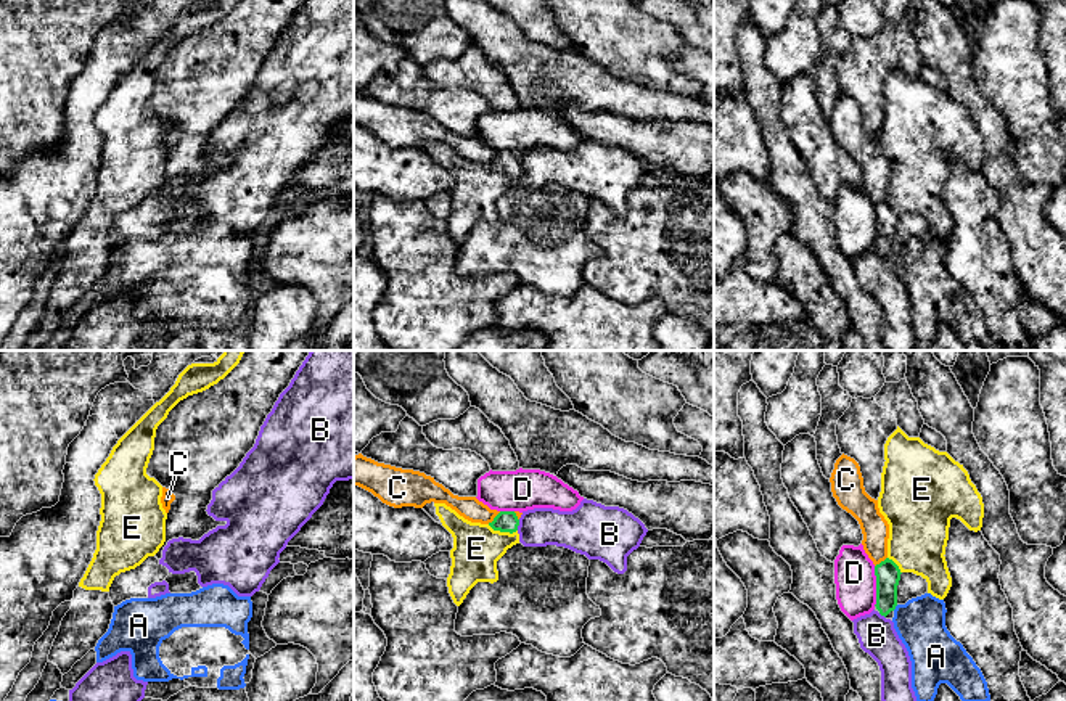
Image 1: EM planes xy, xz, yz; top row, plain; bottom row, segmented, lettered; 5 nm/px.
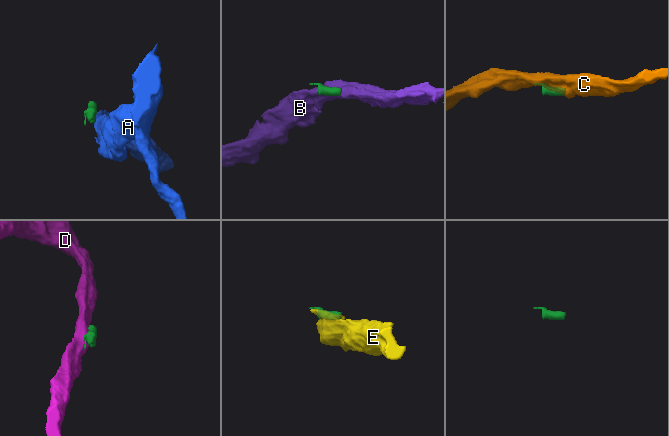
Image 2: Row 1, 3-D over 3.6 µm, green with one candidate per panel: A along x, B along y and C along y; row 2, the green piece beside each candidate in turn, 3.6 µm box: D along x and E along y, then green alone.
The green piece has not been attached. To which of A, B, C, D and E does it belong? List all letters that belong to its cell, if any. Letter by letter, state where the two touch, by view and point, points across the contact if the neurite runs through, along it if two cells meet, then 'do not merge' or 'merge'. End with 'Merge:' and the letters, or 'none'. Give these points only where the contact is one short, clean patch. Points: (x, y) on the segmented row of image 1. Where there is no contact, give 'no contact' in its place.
A: meets green in yz at (894, 608); border along yz (897, 605), (893, 610); do not merge
B: meets green in xz at (518, 524); border along xz (520, 520), (516, 529); do not merge
C: meets green in xz at (494, 518); border along xz (500, 512), (487, 523); do not merge
D: meets green in yz at (877, 586); border along yz (873, 566), (875, 605); do not merge
E: meets green in xz at (502, 531); runs through xz (505, 521), (502, 531), (492, 541), (476, 549); merge
Merge: E

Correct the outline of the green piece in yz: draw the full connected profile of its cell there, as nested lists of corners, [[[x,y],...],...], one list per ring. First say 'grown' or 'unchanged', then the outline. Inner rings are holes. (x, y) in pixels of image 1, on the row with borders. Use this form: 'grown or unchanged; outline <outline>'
grown; outline [[[899,426],[884,444],[879,513],[889,524],[888,558],[875,566],[876,609],[888,616],[897,606],[897,585],[902,572],[913,572],[928,582],[928,593],[944,600],[952,587],[945,561],[950,519],[960,519],[970,531],[981,531],[982,497],[968,471],[947,452],[939,452],[920,437],[908,437]]]

